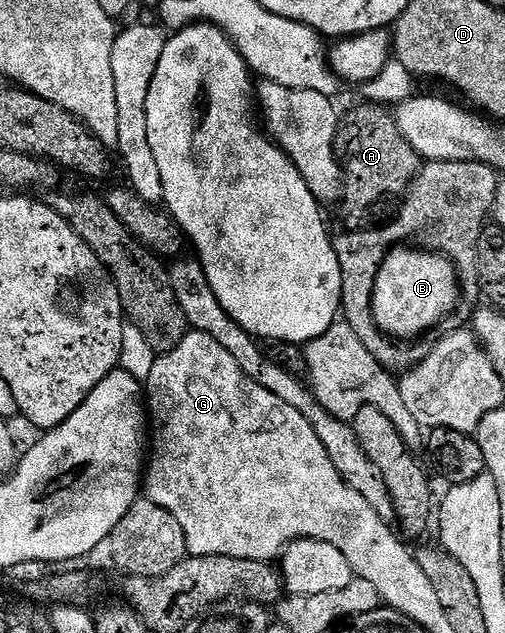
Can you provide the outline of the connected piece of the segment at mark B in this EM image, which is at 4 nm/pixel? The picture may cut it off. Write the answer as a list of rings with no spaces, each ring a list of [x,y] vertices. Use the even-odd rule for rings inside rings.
[[[401,245],[390,251],[373,287],[373,317],[383,333],[399,341],[412,341],[427,329],[433,330],[459,301],[458,279],[450,260],[441,254],[406,248],[410,247]]]

